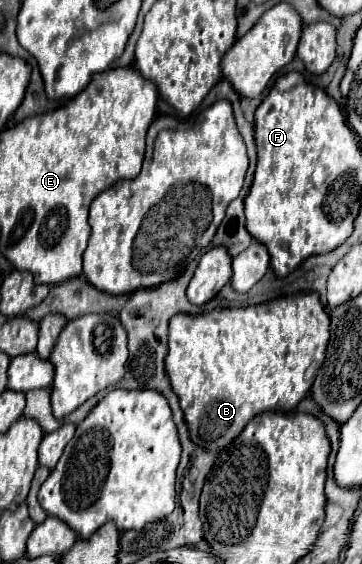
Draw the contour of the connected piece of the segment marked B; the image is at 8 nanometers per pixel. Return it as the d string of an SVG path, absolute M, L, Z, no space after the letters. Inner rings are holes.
M297 293L297 295L273 299L273 301L267 301L261 305L253 305L253 307L213 309L213 311L201 313L201 315L175 315L169 321L169 335L167 337L169 337L169 351L167 351L165 369L167 369L167 377L171 381L171 387L179 397L179 405L183 409L185 423L189 427L189 435L195 445L213 451L213 447L223 449L225 445L229 445L243 431L243 427L249 423L249 419L253 419L255 415L259 415L263 411L293 411L297 407L297 403L309 393L311 383L313 383L313 375L317 375L317 367L321 367L321 363L325 361L325 347L329 343L329 315L323 309L317 293Z

